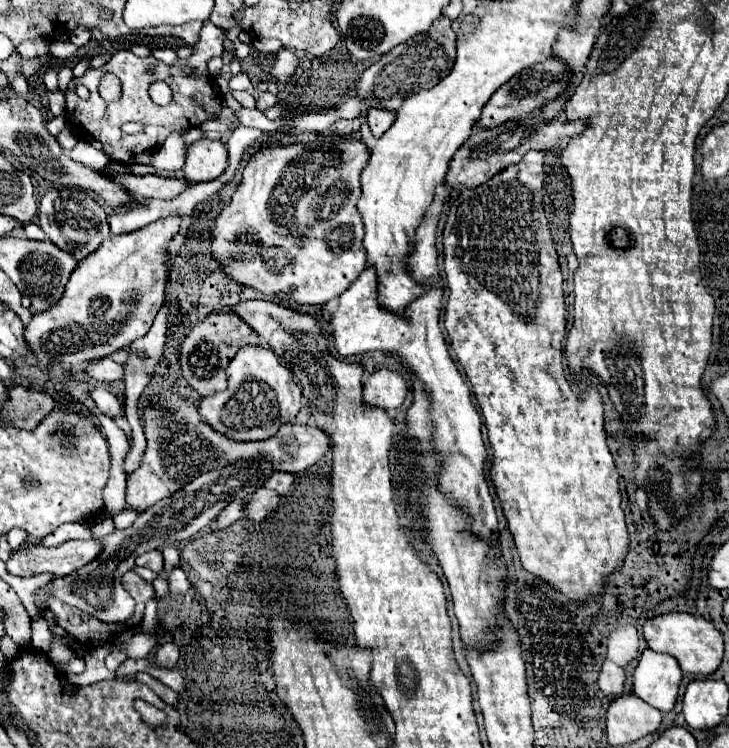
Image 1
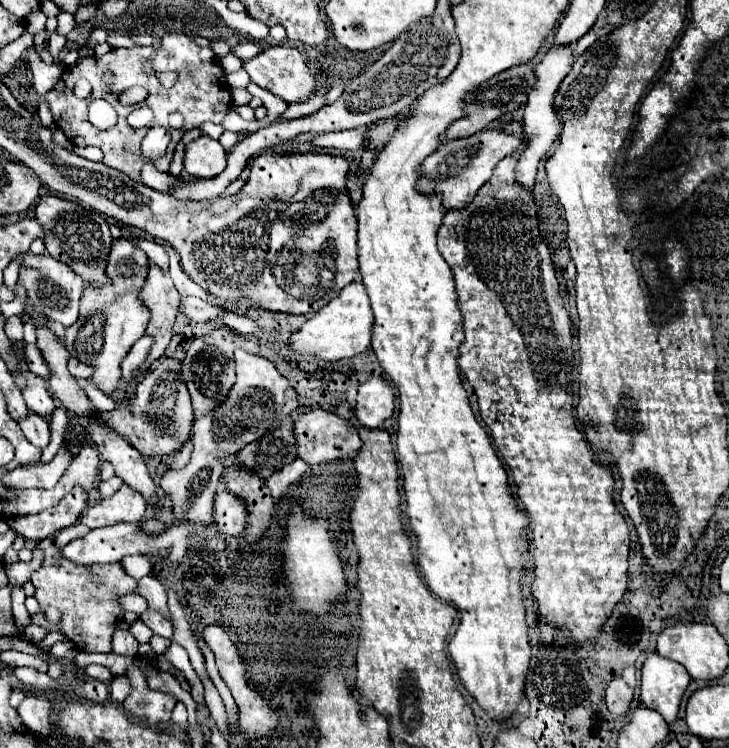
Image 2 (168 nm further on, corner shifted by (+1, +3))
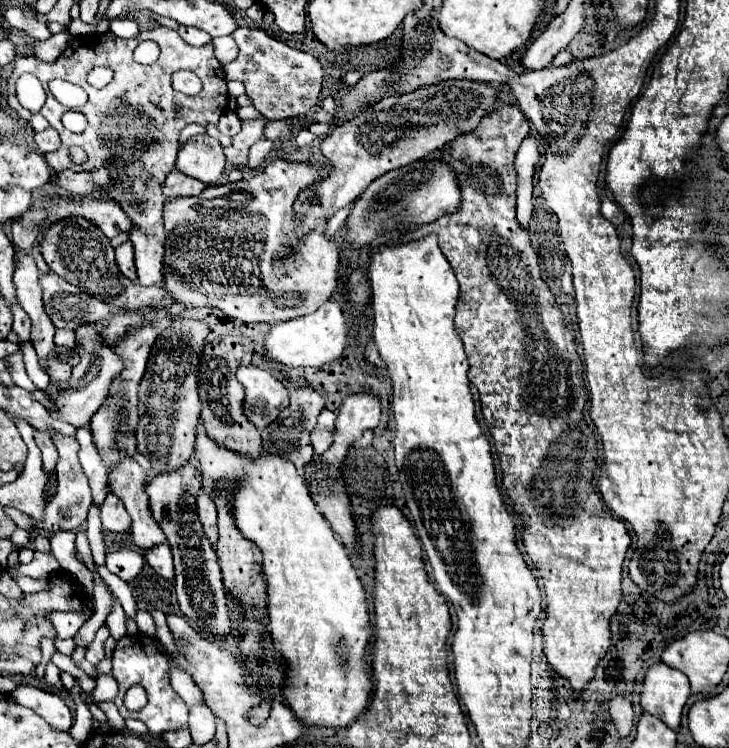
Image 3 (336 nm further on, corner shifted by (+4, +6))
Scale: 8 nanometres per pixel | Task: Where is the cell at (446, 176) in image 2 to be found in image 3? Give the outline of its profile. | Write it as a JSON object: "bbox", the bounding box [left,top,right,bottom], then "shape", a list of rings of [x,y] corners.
{"bbox":[342,155,462,247],"shape":[[[432,155],[432,157],[426,157],[426,159],[414,161],[412,165],[394,169],[394,171],[378,177],[376,181],[372,181],[368,185],[368,189],[352,203],[348,225],[346,225],[346,231],[342,233],[342,237],[352,247],[366,247],[370,241],[374,241],[382,233],[380,231],[382,227],[400,229],[400,227],[410,227],[412,223],[414,225],[432,223],[446,213],[456,213],[460,209],[460,203],[462,203],[462,191],[460,191],[460,183],[458,183],[458,173],[440,155]]]}

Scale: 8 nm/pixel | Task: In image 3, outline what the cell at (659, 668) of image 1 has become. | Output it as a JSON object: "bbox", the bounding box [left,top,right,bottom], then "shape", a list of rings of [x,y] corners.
{"bbox":[640,661,688,729],"shape":[[[658,661],[646,671],[640,693],[640,705],[646,713],[660,717],[668,727],[678,729],[682,707],[686,705],[688,695],[688,677],[682,671]]]}

